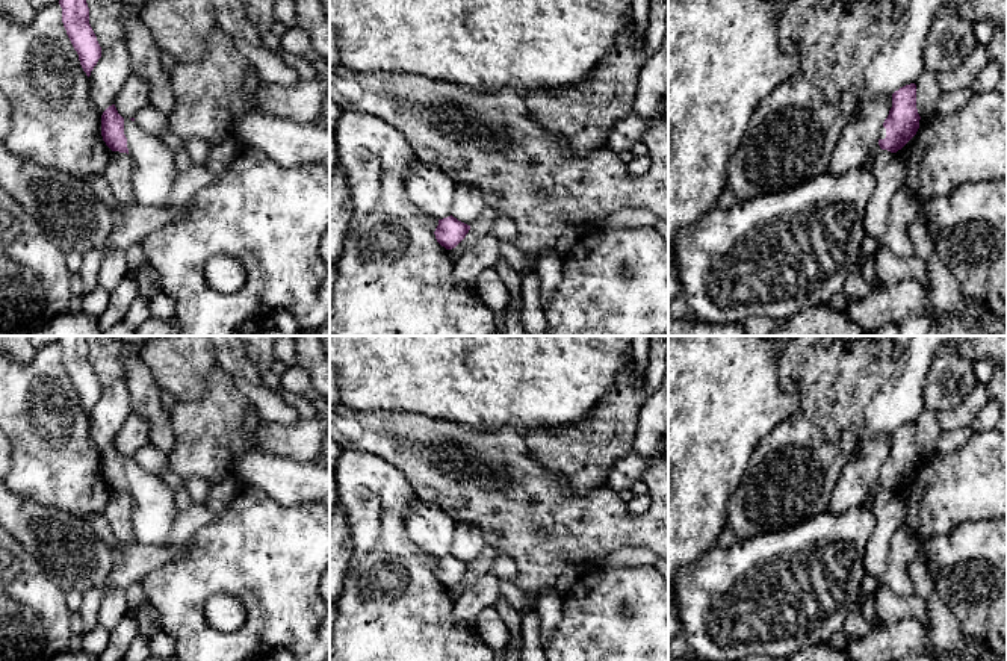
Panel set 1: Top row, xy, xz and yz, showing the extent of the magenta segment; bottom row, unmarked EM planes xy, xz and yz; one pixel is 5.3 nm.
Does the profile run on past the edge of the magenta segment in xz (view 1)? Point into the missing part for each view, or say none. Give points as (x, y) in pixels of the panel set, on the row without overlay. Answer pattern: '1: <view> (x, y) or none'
1: none

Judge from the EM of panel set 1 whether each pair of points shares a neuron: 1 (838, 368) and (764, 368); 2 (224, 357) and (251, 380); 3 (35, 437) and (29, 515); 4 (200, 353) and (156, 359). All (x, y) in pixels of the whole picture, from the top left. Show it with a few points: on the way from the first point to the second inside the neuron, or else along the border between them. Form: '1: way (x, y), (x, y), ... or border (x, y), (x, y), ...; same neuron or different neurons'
1: border (779, 351), (779, 386), (797, 398); different neurons
2: way (230, 359), (245, 374); same neuron
3: border (15, 493), (21, 498), (65, 510); different neurons
4: way (189, 354), (185, 359), (167, 359); same neuron

